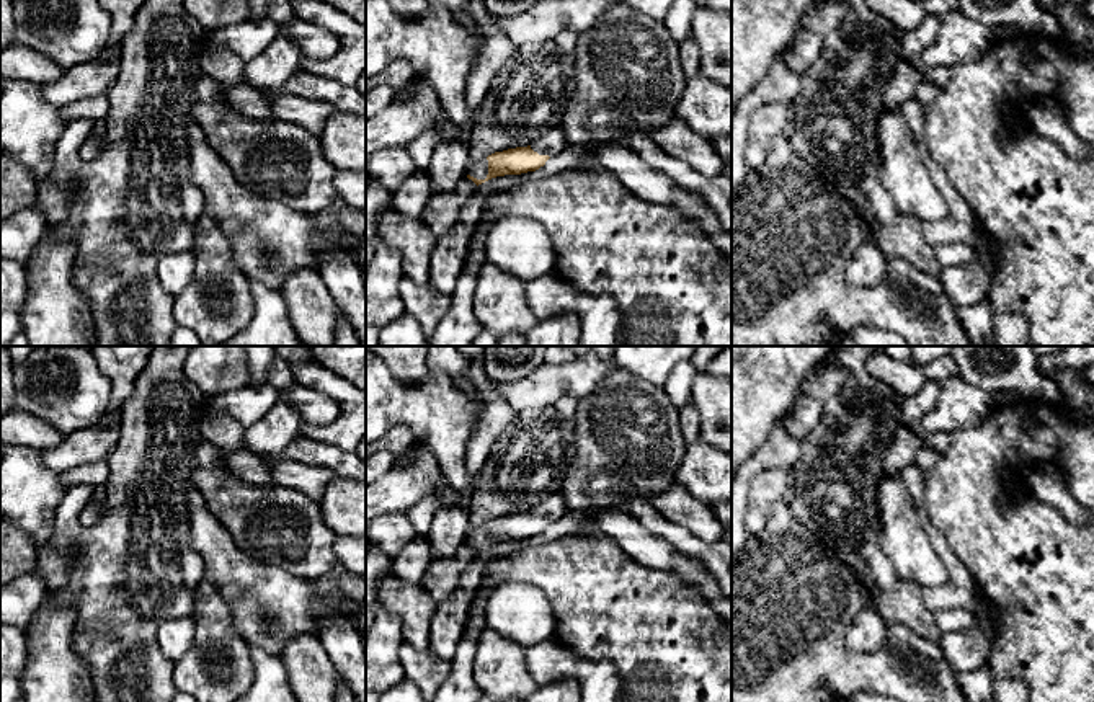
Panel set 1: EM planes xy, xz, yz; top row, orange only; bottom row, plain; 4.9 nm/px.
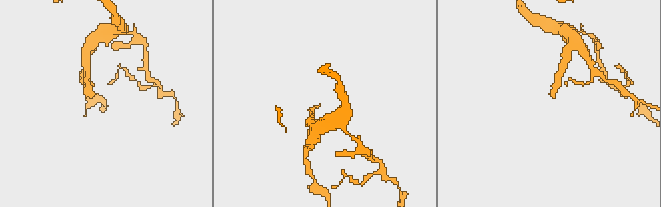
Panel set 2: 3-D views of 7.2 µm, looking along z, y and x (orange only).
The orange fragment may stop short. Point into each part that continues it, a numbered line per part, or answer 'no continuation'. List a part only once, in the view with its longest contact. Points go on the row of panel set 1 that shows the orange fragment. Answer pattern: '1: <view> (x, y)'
1: xz (479, 167)

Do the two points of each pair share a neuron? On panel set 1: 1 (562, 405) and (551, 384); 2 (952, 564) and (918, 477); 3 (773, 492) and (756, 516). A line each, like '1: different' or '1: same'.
1: different
2: same
3: same

